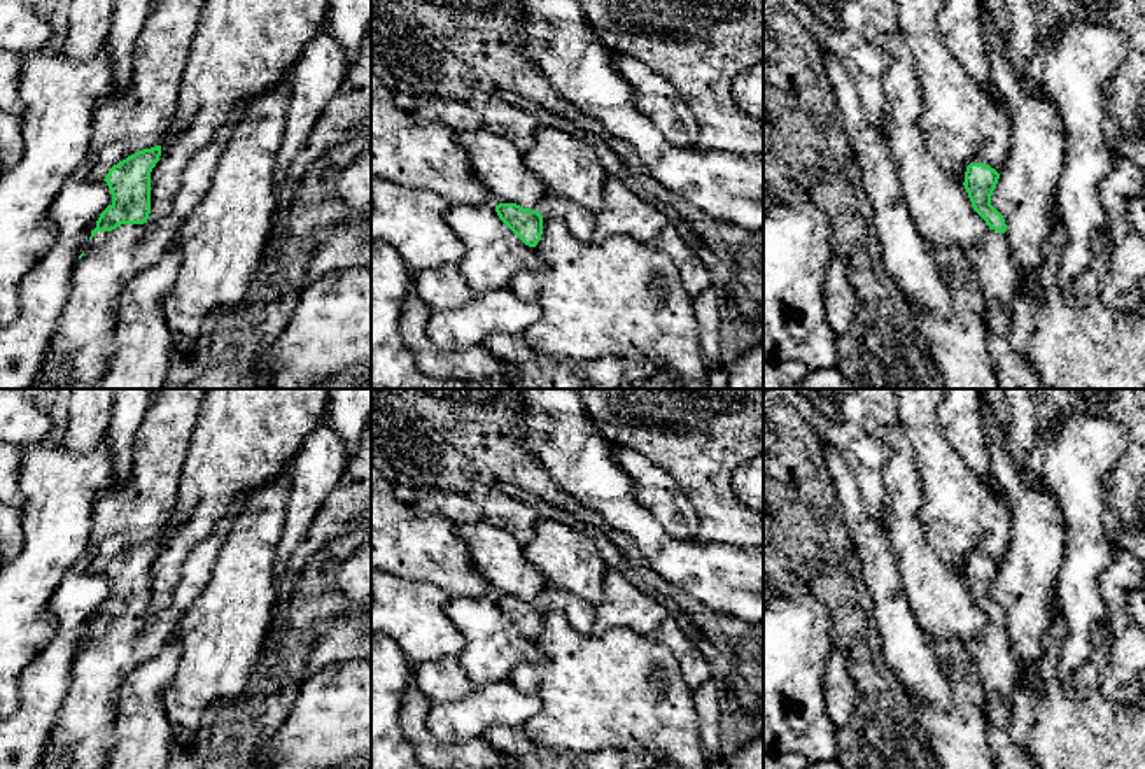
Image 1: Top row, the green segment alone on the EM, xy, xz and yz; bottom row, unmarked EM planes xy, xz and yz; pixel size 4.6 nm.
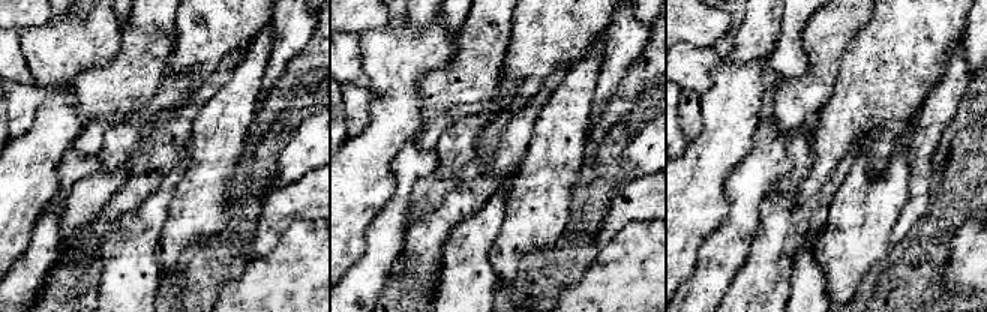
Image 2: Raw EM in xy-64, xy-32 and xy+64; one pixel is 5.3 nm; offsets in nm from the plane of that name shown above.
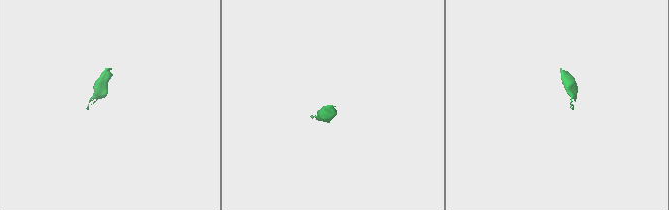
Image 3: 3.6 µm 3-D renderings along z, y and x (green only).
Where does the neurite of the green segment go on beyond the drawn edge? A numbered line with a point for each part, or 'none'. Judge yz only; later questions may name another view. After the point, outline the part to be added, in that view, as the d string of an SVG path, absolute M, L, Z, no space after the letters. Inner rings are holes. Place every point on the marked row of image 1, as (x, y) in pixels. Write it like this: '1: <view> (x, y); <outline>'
1: yz (997, 274); M989 229L980 243L965 252L965 258L973 266L984 294L991 333L989 350L1000 389L1040 389L1033 364L1010 345L1019 273L1010 258L1005 233Z

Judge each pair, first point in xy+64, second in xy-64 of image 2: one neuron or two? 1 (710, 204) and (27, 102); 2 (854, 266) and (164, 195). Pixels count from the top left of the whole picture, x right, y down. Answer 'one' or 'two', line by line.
1: two
2: two

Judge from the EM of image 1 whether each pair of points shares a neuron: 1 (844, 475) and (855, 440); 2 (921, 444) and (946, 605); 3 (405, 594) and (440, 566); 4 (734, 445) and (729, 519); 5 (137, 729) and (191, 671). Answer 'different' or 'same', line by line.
1: different
2: different
3: different
4: same
5: different

